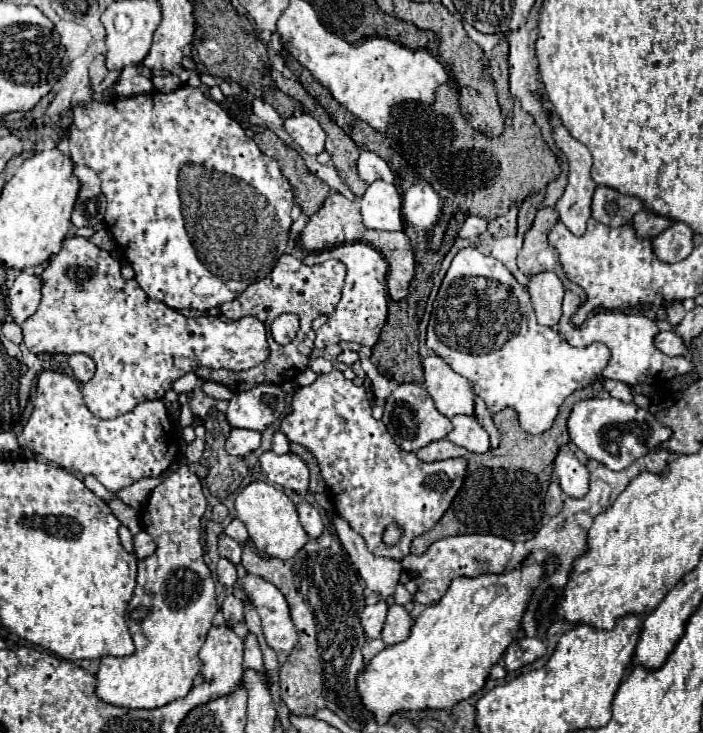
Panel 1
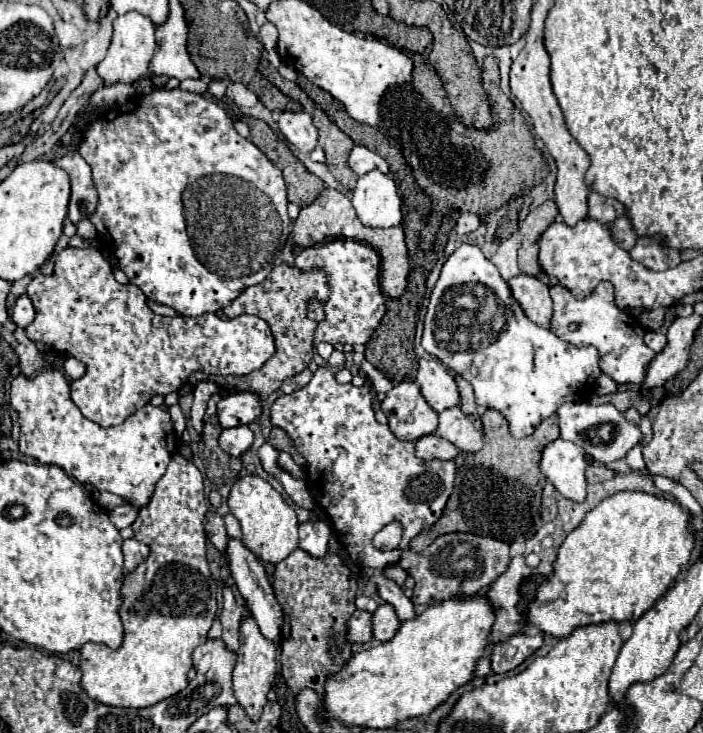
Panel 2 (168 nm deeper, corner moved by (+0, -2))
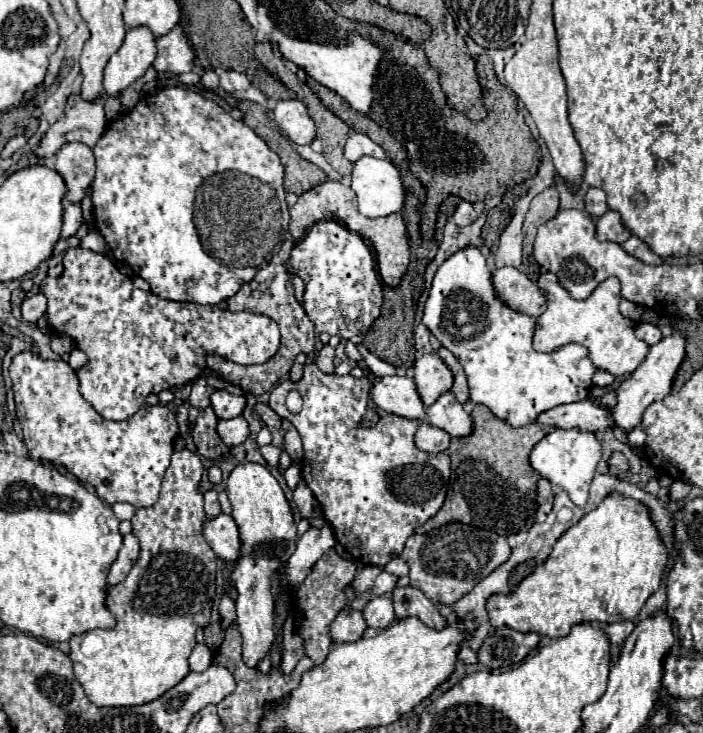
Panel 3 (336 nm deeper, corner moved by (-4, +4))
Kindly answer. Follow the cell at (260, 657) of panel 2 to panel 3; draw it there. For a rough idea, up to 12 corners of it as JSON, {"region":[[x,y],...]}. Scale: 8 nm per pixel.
{"region":[[260,463],[232,469],[238,629],[250,667],[274,641],[272,575],[296,549],[290,505]]}

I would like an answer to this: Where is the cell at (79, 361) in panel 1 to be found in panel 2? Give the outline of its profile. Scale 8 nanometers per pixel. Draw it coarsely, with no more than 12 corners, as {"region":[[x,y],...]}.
{"region":[[66,357],[64,371],[72,379],[86,373],[86,365],[74,357]]}

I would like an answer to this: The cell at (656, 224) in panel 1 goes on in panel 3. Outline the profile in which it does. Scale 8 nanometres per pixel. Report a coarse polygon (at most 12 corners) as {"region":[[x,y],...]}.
{"region":[[606,211],[596,221],[596,239],[624,243],[630,231],[618,211]]}

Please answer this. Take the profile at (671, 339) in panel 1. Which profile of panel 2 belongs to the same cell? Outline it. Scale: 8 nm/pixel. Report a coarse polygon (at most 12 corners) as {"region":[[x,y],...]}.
{"region":[[648,331],[644,337],[652,351],[660,353],[666,347],[666,335]]}

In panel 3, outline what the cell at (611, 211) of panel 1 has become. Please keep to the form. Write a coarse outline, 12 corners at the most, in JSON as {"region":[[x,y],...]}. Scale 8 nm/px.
{"region":[[596,187],[586,191],[586,211],[600,217],[608,211],[606,193]]}

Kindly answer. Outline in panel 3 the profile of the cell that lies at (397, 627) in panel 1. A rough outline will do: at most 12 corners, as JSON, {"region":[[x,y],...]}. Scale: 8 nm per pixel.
{"region":[[374,597],[362,609],[368,627],[386,629],[394,619],[392,601]]}

